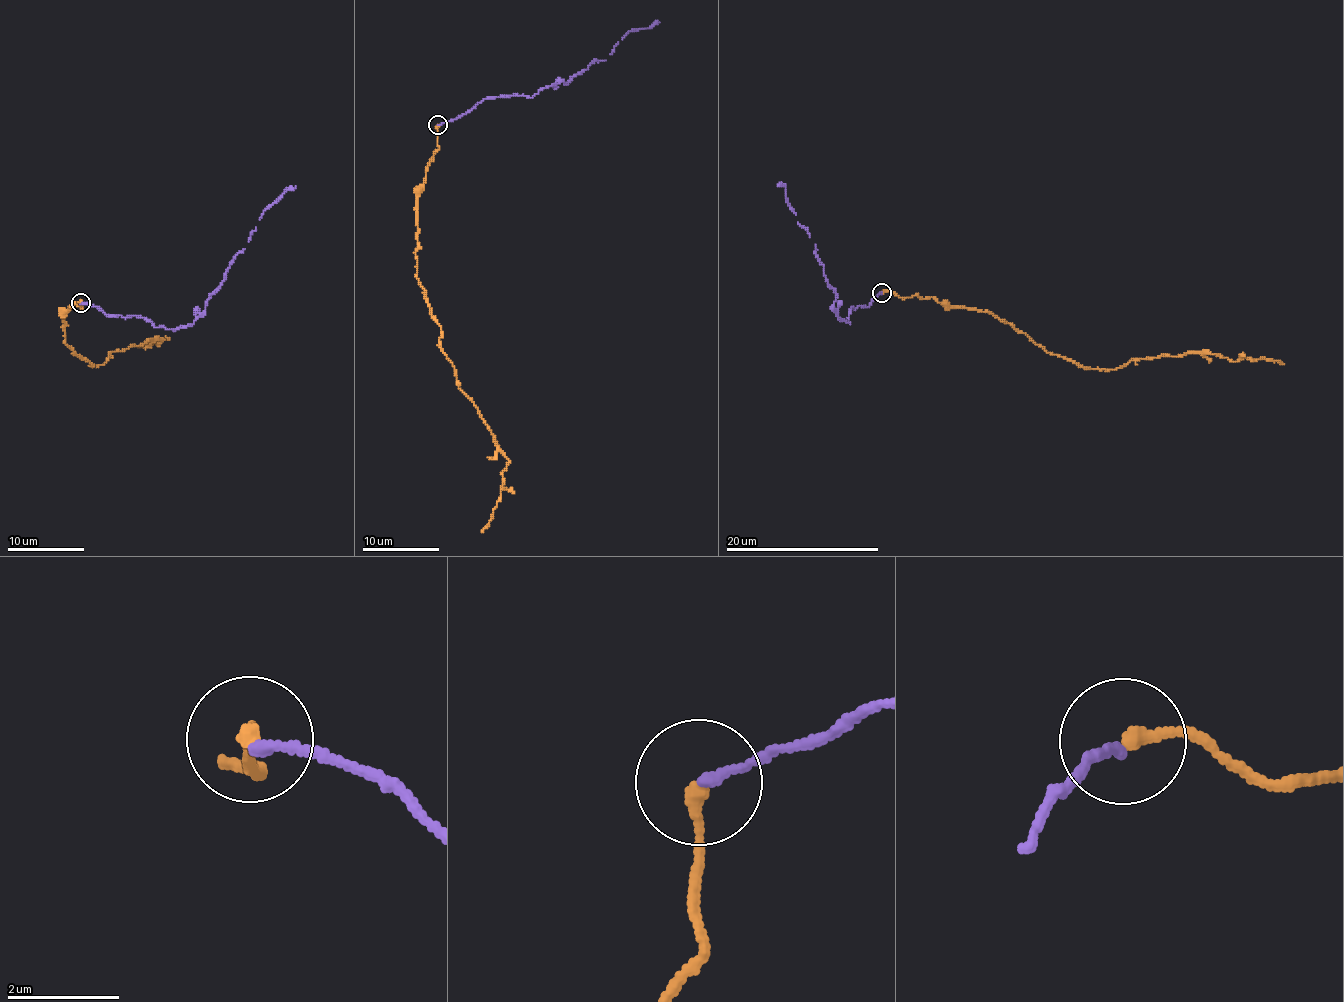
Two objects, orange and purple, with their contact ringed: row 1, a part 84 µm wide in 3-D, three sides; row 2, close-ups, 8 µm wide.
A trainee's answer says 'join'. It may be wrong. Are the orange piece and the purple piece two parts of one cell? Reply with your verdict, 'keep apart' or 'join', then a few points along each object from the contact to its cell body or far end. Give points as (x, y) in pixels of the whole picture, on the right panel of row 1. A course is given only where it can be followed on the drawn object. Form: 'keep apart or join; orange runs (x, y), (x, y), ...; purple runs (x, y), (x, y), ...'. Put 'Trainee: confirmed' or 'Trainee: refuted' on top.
Trainee: confirmed
join; orange runs (881, 292), (991, 312), (1080, 367), (1114, 369), (1141, 358), (1201, 353), (1284, 364); purple runs (881, 294), (867, 307), (853, 306), (850, 322), (840, 319), (835, 290), (779, 182)

